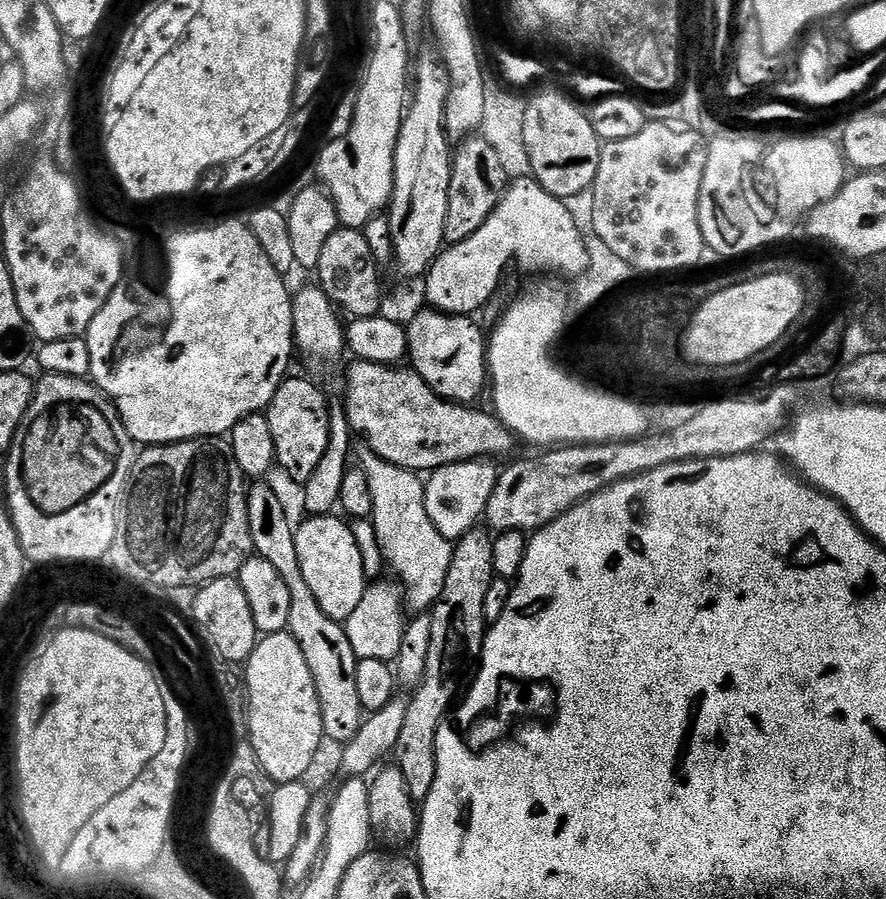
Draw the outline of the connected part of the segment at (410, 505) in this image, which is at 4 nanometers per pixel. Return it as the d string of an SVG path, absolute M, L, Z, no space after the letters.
M367 446L360 448L358 452L359 465L365 472L369 484L373 504L370 524L374 526L376 542L389 566L402 576L404 581L408 582L408 594L405 593L404 596L405 605L407 607L410 605L414 612L429 611L443 595L445 578L448 568L452 564L453 543L441 536L426 514L423 500L425 481L417 473L385 462L380 456L374 455Z

